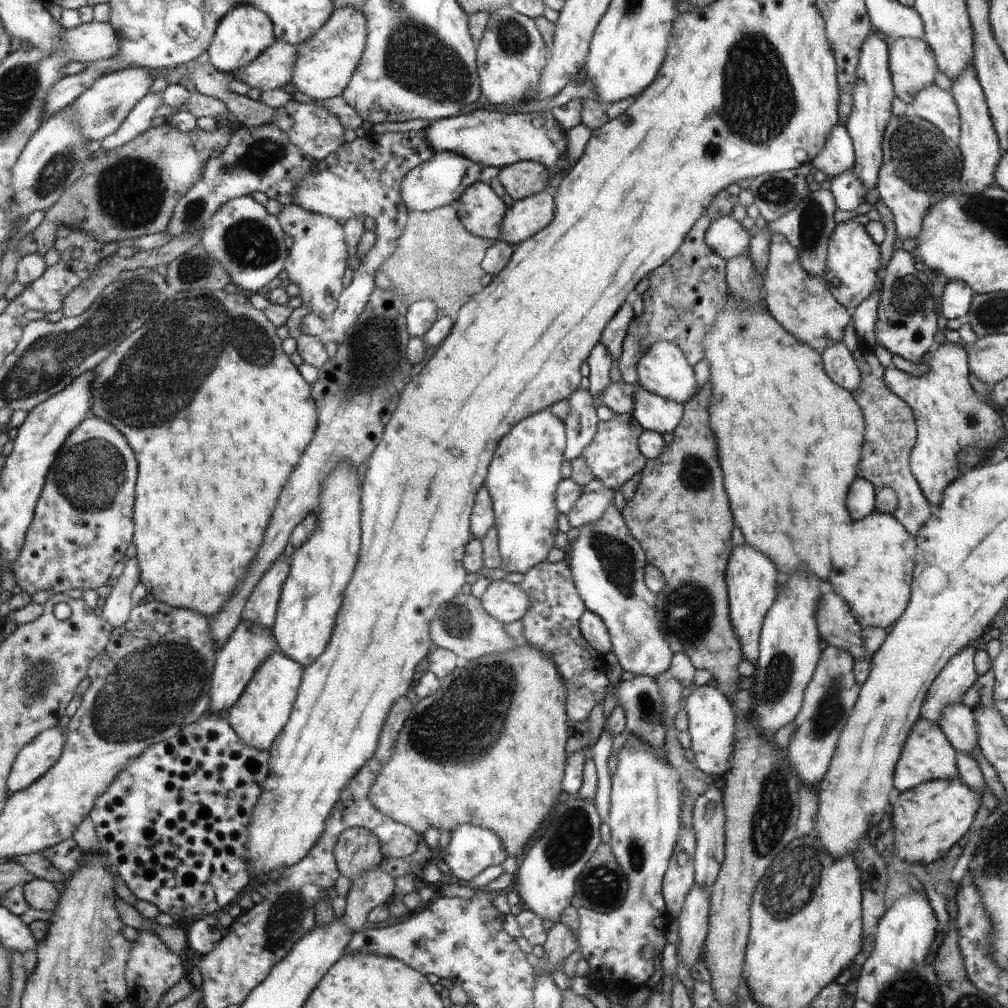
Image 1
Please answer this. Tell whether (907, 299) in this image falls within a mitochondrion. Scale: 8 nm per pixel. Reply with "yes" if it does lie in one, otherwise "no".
yes

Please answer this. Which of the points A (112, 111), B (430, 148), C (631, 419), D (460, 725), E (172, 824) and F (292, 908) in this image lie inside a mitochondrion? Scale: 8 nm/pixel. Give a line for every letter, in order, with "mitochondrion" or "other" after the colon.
A: mitochondrion
B: other
C: other
D: mitochondrion
E: other
F: mitochondrion

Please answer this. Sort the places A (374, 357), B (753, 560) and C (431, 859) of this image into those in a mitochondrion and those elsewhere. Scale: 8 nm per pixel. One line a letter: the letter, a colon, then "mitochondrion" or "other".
A: mitochondrion
B: other
C: other

